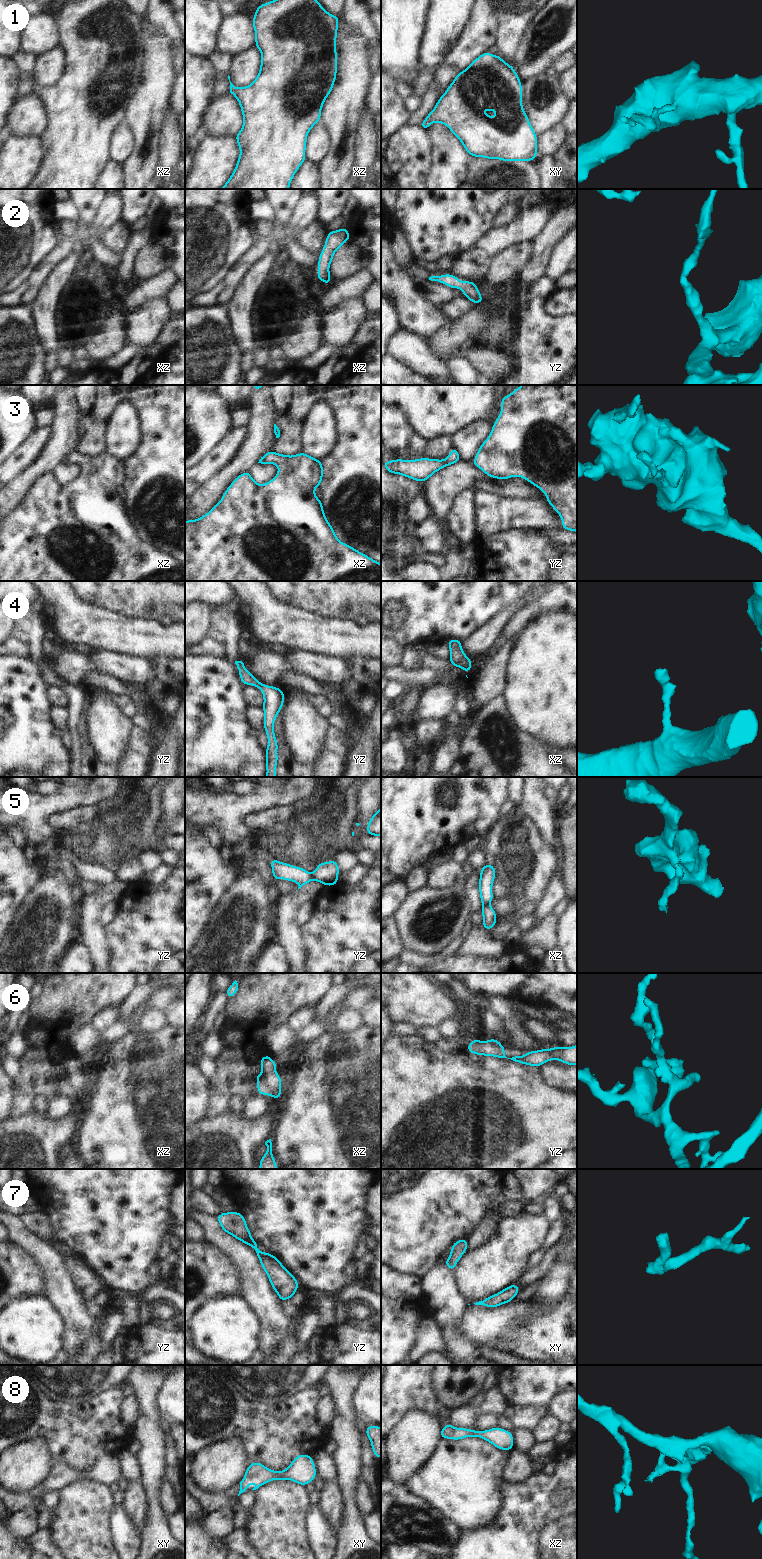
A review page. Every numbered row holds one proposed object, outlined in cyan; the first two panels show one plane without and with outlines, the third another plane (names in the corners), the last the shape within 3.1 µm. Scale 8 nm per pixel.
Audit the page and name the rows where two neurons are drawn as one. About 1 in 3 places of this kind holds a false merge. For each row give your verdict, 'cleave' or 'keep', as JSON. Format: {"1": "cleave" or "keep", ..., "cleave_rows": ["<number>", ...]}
{"1": "keep", "2": "keep", "3": "keep", "4": "keep", "5": "cleave", "6": "keep", "7": "keep", "8": "keep", "cleave_rows": ["5"]}

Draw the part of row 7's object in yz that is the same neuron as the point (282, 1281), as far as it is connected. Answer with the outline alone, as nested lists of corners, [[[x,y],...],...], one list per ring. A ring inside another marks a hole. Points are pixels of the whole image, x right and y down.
[[[237,1211],[224,1212],[216,1216],[216,1218],[224,1232],[254,1248],[254,1252],[280,1301],[291,1299],[299,1287],[297,1279],[282,1265],[276,1256],[258,1249],[258,1242],[255,1242],[252,1238],[243,1214]]]

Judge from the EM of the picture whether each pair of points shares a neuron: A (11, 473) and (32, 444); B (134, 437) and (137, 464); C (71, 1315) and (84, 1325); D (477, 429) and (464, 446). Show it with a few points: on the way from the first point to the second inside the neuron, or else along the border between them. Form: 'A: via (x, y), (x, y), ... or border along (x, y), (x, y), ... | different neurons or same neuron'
A: via (15, 466), (30, 451) | same neuron
B: border along (142, 430), (143, 443), (141, 447), (126, 461) | different neurons
C: via (74, 1316), (81, 1323) | same neuron
D: via (476, 433), (467, 442) | same neuron

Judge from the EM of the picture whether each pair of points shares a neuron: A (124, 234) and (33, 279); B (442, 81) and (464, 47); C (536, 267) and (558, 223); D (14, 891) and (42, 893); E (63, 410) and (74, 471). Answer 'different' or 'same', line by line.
A: same
B: same
C: same
D: different
E: different

